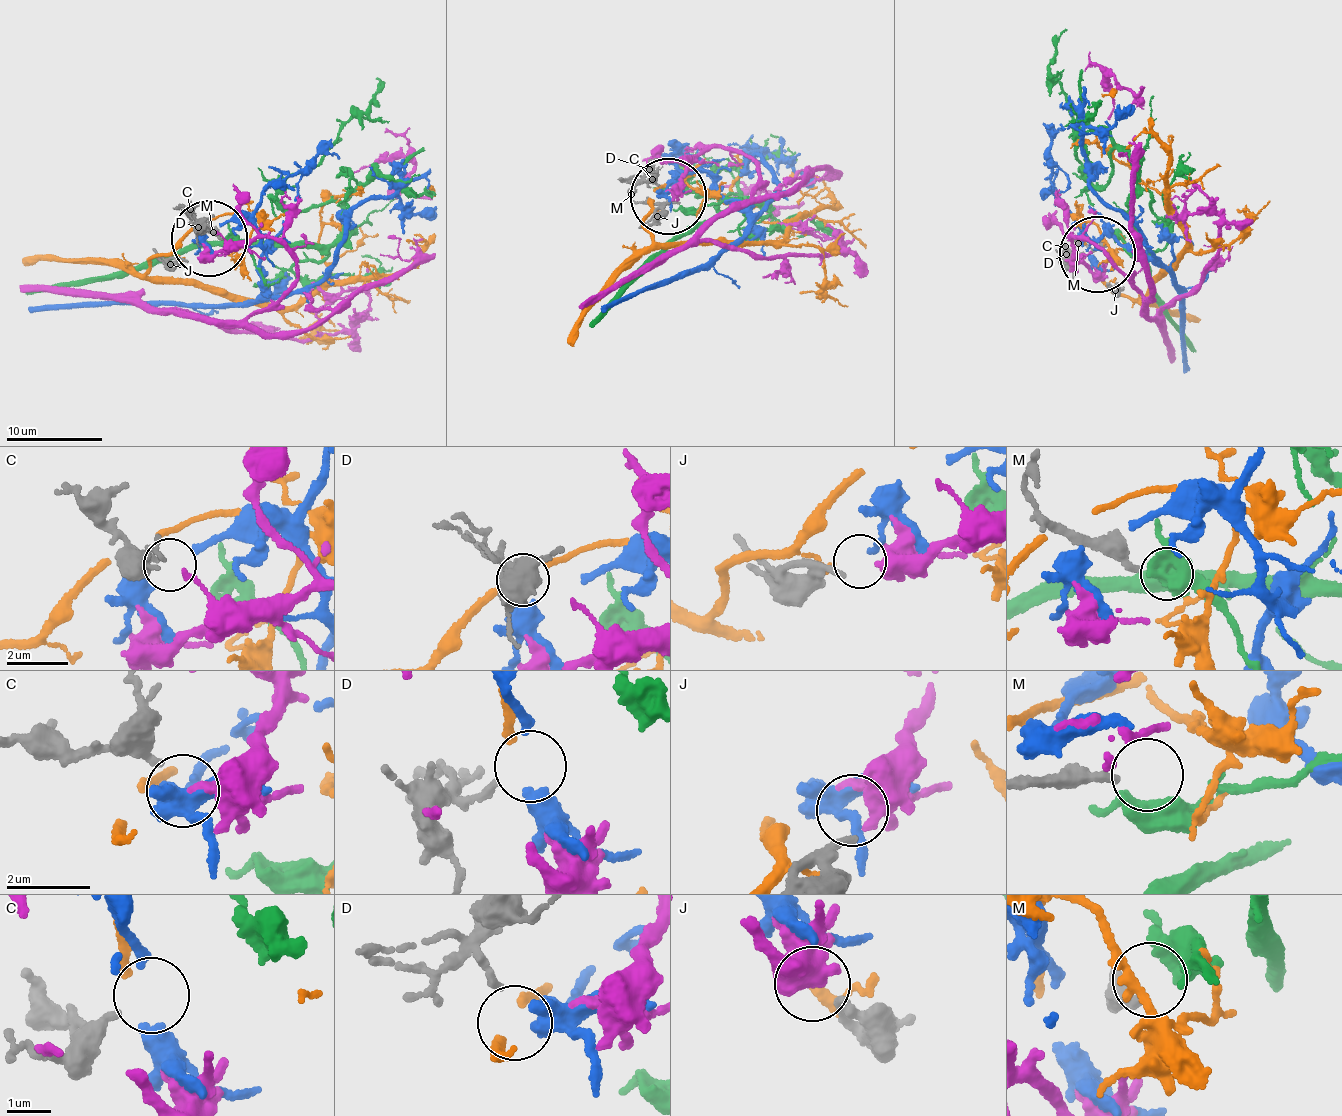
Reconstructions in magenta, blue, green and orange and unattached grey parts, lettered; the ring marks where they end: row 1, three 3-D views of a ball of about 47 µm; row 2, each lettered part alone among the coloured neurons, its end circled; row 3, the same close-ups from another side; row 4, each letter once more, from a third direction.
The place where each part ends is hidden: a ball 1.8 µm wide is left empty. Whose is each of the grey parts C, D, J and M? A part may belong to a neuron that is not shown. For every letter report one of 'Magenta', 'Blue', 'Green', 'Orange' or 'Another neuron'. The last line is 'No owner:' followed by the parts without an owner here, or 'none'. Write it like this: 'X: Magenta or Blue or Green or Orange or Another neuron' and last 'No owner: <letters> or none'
C: Another neuron
D: Orange
J: Magenta
M: Green
No owner: C

